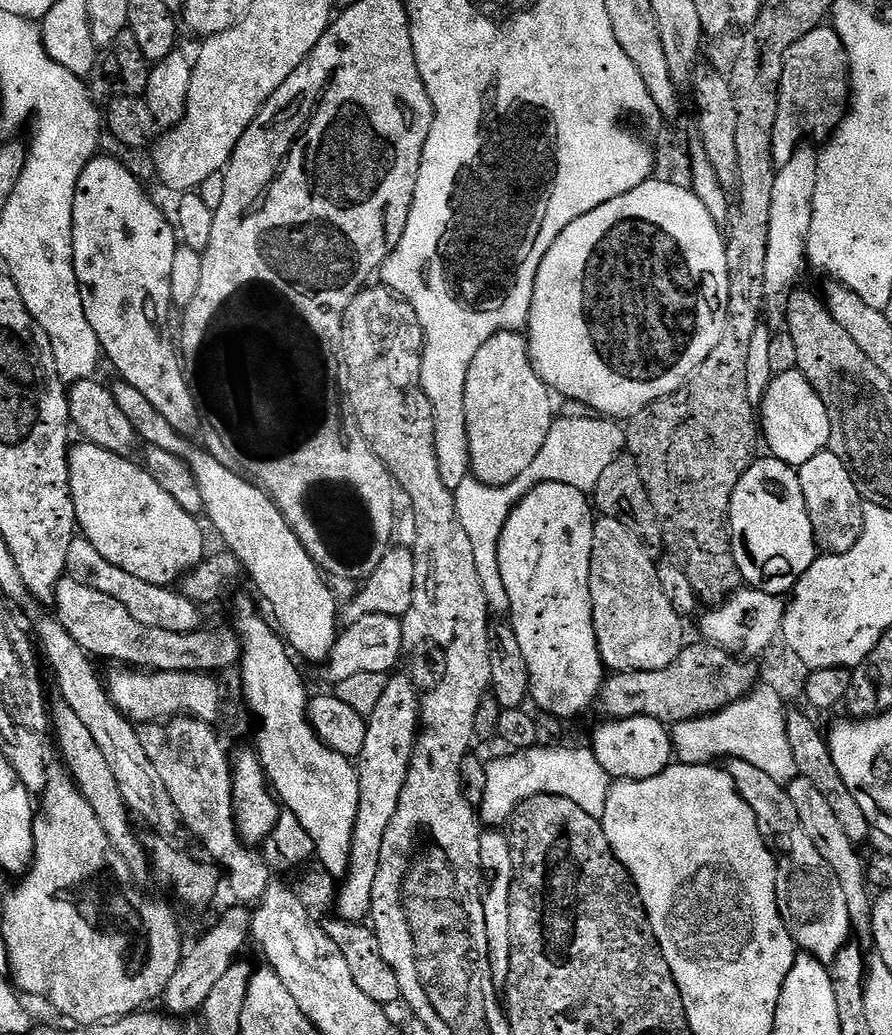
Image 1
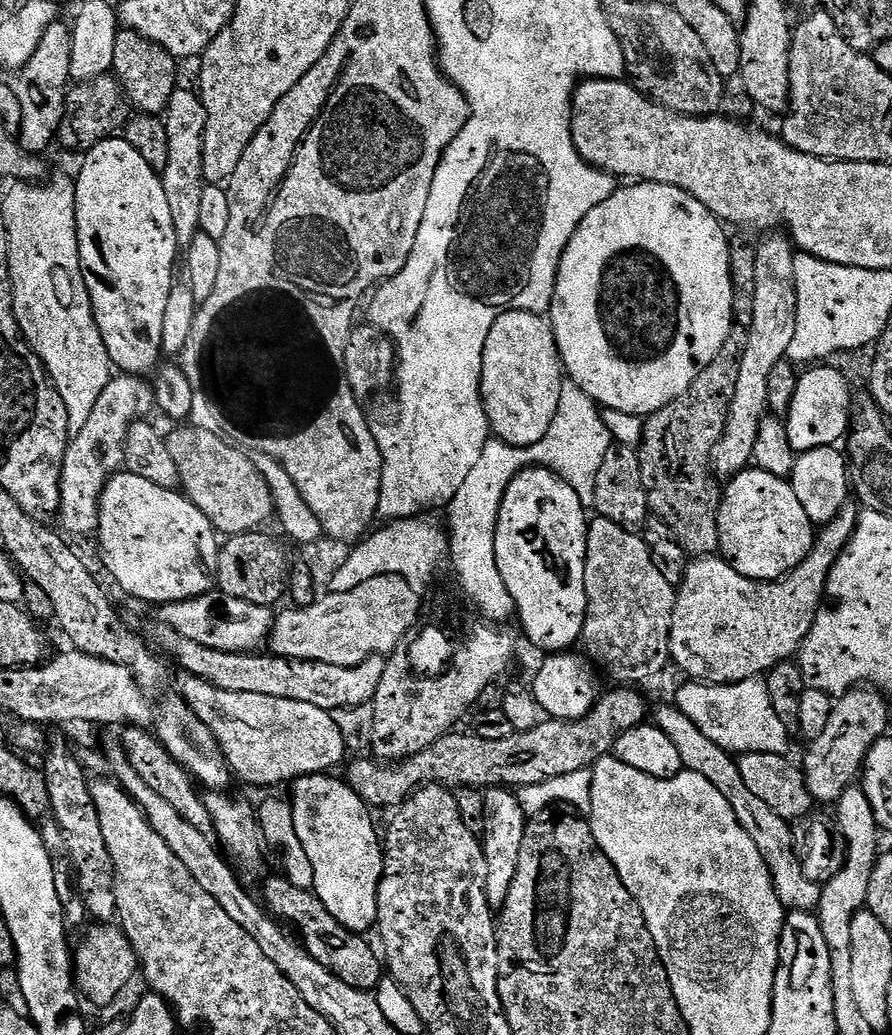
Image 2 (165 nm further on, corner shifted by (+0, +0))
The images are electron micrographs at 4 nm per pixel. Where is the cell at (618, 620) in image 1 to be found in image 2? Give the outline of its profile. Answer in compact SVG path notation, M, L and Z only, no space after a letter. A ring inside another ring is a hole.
M603 518L593 519L589 523L586 538L584 585L588 615L584 618L582 645L584 644L585 648L583 651L597 669L605 668L621 685L640 686L643 680L648 680L651 676L658 675L664 667L669 667L668 647L676 605L676 588L666 582L661 572L653 565L643 535Z

